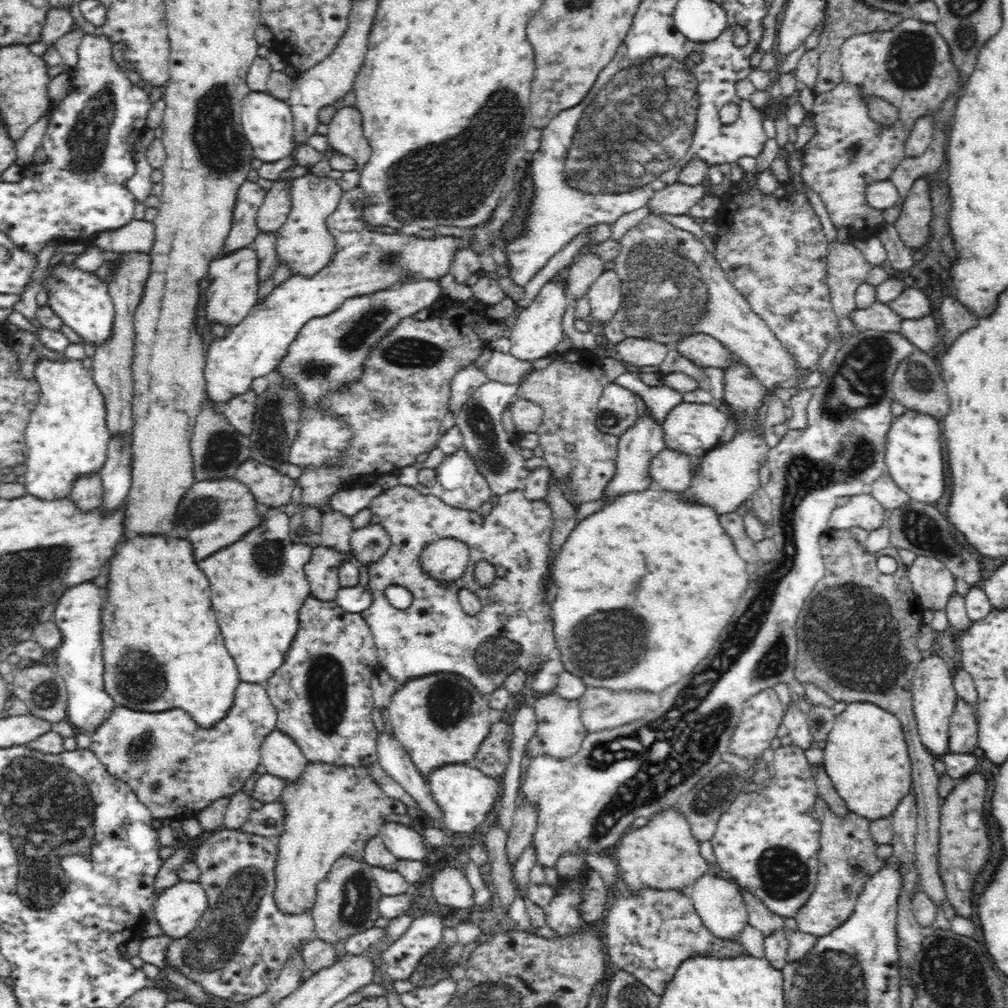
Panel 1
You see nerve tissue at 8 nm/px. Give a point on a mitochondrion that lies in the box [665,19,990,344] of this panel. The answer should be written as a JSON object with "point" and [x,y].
{"point":[911,58]}

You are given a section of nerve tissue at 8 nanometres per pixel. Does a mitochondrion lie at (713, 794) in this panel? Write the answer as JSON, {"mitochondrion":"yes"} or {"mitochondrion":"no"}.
{"mitochondrion":"yes"}

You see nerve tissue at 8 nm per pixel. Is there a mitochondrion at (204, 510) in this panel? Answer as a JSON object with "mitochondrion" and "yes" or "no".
{"mitochondrion":"yes"}

